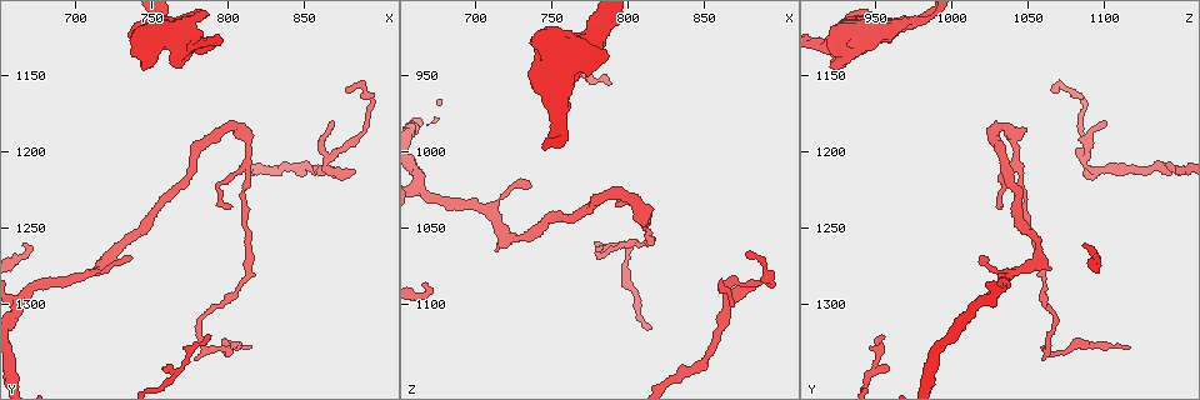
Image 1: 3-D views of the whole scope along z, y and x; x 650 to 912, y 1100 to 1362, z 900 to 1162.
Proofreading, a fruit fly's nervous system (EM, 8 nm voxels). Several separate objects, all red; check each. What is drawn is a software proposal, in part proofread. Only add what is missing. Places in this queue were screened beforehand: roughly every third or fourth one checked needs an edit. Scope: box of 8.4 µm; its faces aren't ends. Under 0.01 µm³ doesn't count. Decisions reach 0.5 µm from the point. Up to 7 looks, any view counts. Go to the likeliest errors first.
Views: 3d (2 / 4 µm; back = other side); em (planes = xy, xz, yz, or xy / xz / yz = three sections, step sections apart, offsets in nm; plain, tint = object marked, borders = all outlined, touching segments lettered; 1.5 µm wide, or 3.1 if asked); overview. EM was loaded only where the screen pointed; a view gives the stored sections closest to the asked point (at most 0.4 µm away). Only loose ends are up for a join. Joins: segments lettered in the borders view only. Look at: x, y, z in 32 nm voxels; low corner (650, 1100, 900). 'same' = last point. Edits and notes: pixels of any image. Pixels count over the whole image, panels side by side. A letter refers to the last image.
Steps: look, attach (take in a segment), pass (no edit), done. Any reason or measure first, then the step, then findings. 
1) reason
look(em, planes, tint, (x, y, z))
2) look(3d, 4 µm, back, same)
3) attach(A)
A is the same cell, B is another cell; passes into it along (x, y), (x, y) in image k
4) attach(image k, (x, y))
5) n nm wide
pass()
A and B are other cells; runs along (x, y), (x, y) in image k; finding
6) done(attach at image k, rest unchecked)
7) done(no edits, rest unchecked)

thick end
look(em, yz, step 8, borders, (744, 1144, 920))

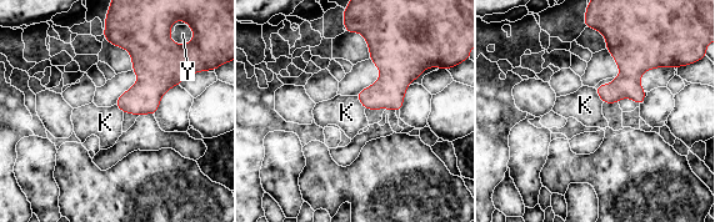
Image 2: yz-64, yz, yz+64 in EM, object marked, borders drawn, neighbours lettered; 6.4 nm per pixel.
look(em, planes, borders, same)

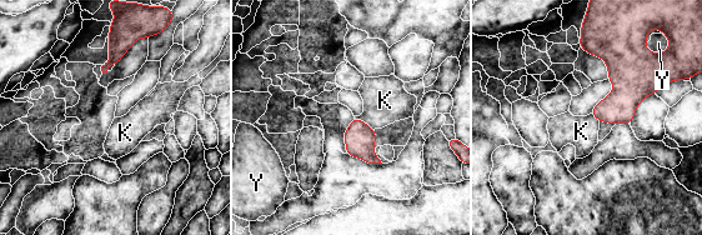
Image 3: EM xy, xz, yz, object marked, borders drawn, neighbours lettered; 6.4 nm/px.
pass()
K and Y are other cells; border along (355, 116), (374, 129) in image 3; none of them fits

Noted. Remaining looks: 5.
tapers out
look(em, planes, plain, (802, 1236, 1032))

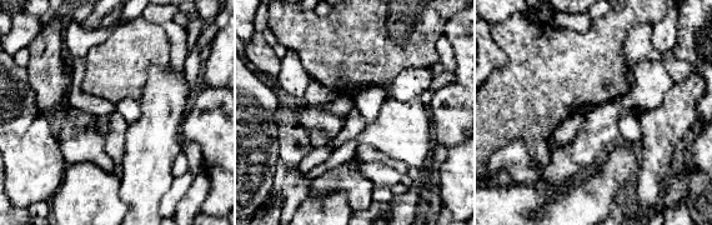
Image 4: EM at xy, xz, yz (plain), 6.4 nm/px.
look(em, planes, borders, same)

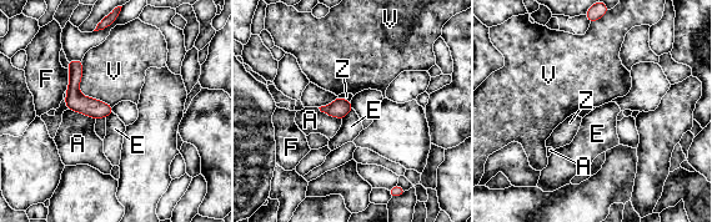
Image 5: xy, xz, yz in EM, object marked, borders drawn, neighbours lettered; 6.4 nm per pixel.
V touches over 360 nm
pass()
A, E, F, V and Z are other cells; runs along (70, 64), (74, 92), (110, 110) in image 5; none of them fits

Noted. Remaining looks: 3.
look(3d, 4 µm, (734, 1270, 1020))

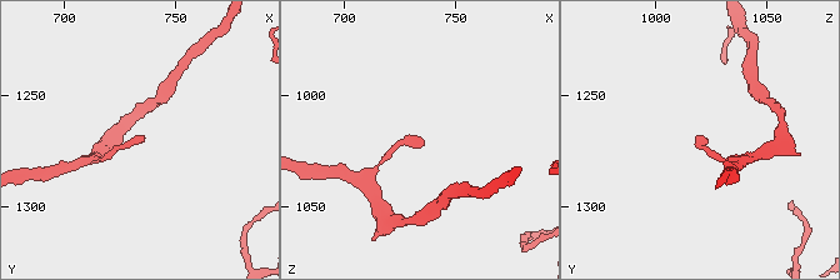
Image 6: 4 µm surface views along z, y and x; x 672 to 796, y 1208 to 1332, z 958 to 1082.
look(em, planes, borders, (737, 1269, 1020))

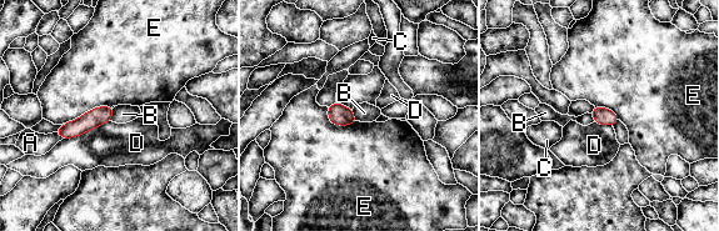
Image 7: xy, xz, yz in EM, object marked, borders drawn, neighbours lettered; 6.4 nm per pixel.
pass()
A, B, C, D and E are other cells; no lettered segment goes on from it

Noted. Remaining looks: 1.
done(no edits, rest unchecked)

